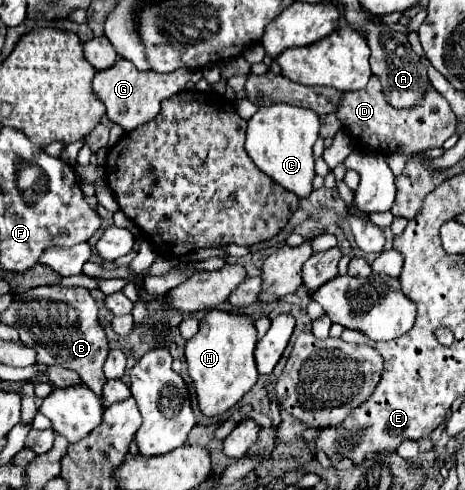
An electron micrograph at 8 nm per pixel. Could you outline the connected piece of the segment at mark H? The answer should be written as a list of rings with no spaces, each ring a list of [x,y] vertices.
[[[208,311],[200,321],[200,331],[186,341],[184,355],[188,375],[196,389],[198,407],[206,417],[216,417],[234,407],[256,383],[258,369],[254,361],[256,329],[246,315],[226,311]]]

